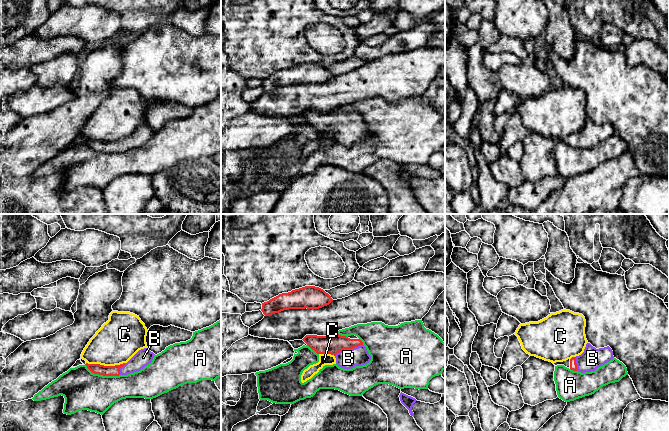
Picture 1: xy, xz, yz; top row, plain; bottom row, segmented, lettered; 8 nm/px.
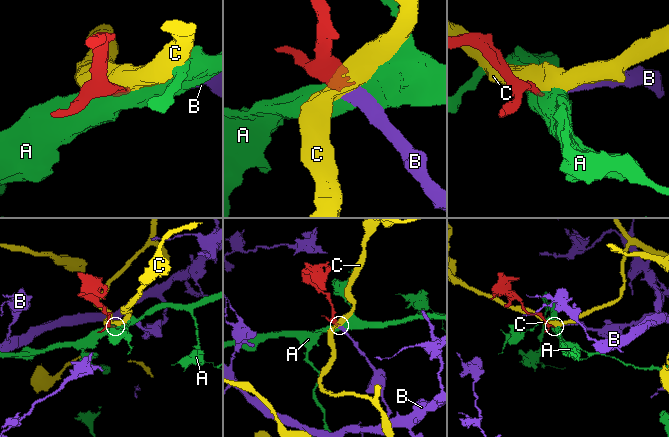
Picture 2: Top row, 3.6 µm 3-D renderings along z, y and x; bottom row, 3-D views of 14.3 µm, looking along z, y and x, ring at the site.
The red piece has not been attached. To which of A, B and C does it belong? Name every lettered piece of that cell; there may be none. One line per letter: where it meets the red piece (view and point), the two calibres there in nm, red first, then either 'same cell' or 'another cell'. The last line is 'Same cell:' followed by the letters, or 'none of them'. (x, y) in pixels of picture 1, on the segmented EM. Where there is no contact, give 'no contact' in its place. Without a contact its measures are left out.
A: xy (102, 374) | 80/320 nm | another cell
B: xz (348, 348) | 160/160 nm | same cell
C: xy (105, 366) | 80/360 nm | another cell
Same cell: B

